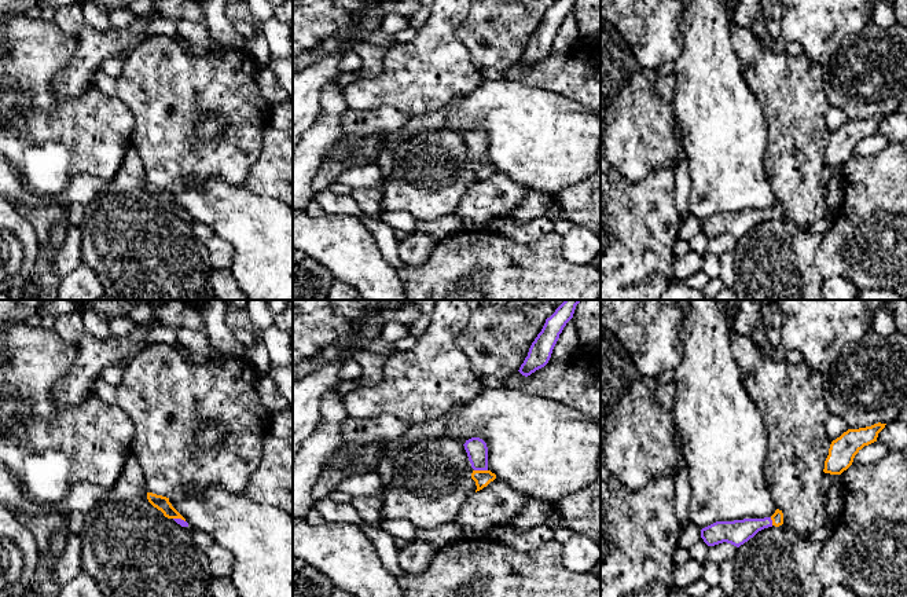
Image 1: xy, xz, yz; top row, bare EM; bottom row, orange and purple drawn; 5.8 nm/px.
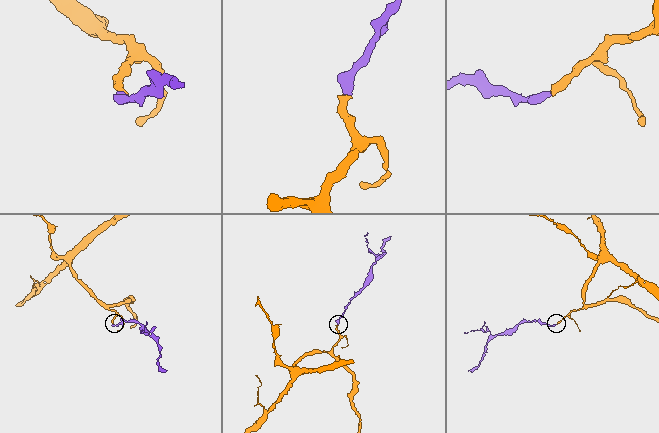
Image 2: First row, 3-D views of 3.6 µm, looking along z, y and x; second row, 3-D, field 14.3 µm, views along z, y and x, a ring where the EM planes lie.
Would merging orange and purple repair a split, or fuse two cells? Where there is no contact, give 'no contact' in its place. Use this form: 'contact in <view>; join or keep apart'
contact in xz; join

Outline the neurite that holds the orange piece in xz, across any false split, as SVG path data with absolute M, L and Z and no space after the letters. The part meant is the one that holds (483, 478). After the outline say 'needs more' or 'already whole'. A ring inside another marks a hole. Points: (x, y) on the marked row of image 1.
M471 437L463 446L474 469L471 479L475 481L477 492L493 481L496 475L488 469L488 447L482 439Z | needs more

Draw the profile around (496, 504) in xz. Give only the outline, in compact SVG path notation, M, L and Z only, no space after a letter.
M502 479L469 497L456 516L462 538L481 538L486 531L517 517L530 499Z

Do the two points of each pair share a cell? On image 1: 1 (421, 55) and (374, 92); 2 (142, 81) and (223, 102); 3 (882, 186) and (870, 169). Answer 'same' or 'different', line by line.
1: same
2: same
3: same

